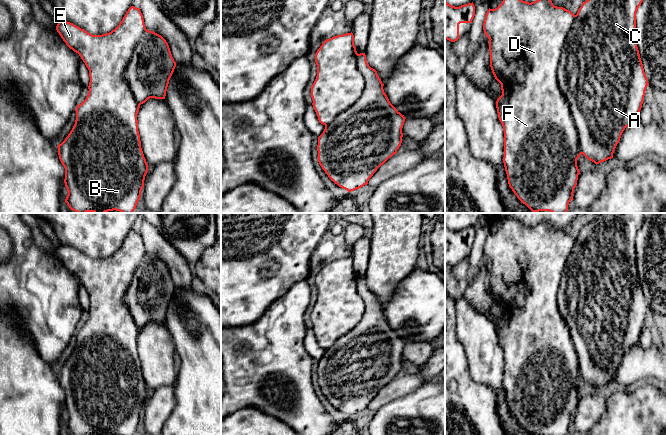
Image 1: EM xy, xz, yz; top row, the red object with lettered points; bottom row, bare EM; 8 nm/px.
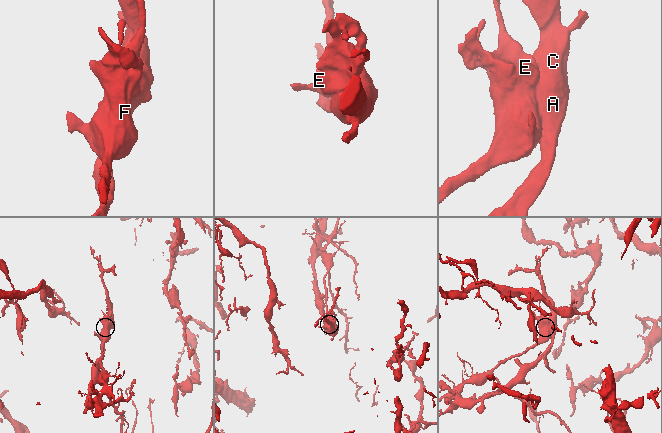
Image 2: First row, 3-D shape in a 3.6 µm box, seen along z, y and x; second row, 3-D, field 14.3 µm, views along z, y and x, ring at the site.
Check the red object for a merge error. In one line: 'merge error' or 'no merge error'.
merge error

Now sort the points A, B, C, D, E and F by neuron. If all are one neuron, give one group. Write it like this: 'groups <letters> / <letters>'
groups A C / B D E F

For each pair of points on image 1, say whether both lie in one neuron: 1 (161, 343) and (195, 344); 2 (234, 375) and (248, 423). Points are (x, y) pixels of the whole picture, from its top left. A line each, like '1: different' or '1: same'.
1: different
2: different

